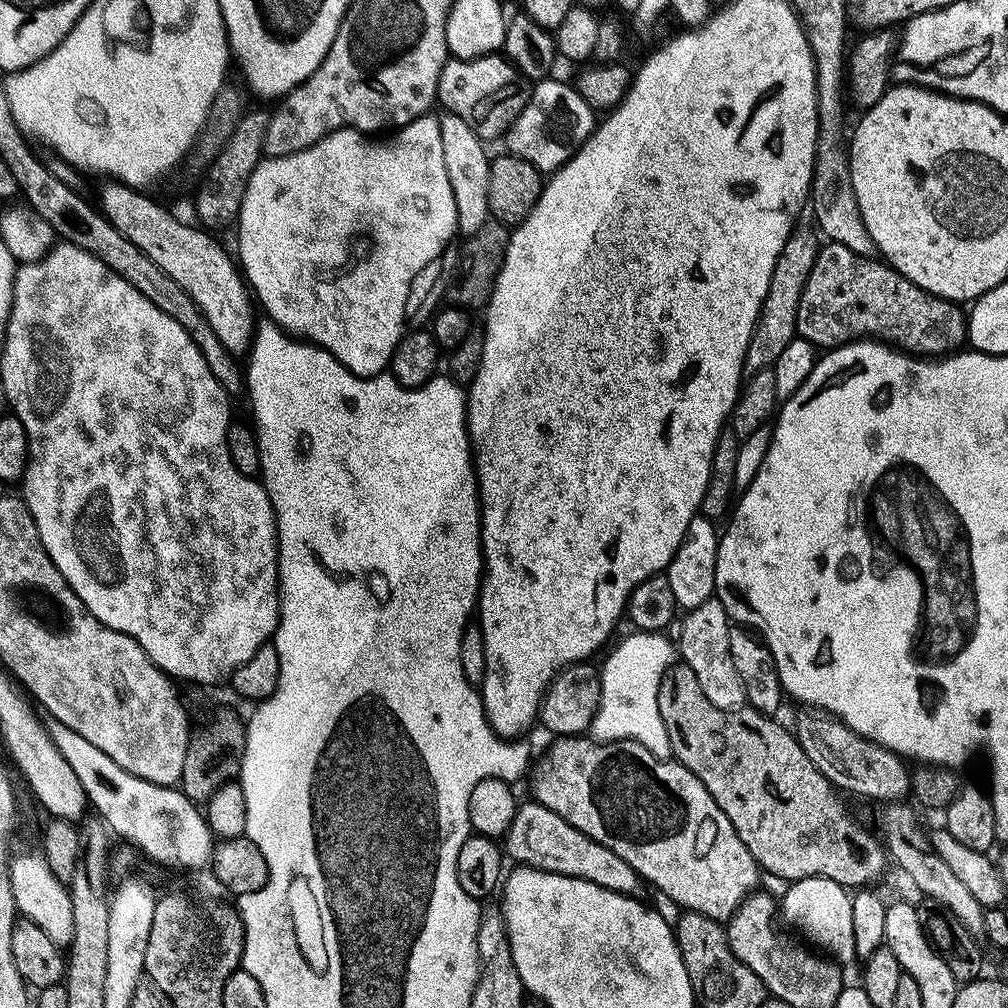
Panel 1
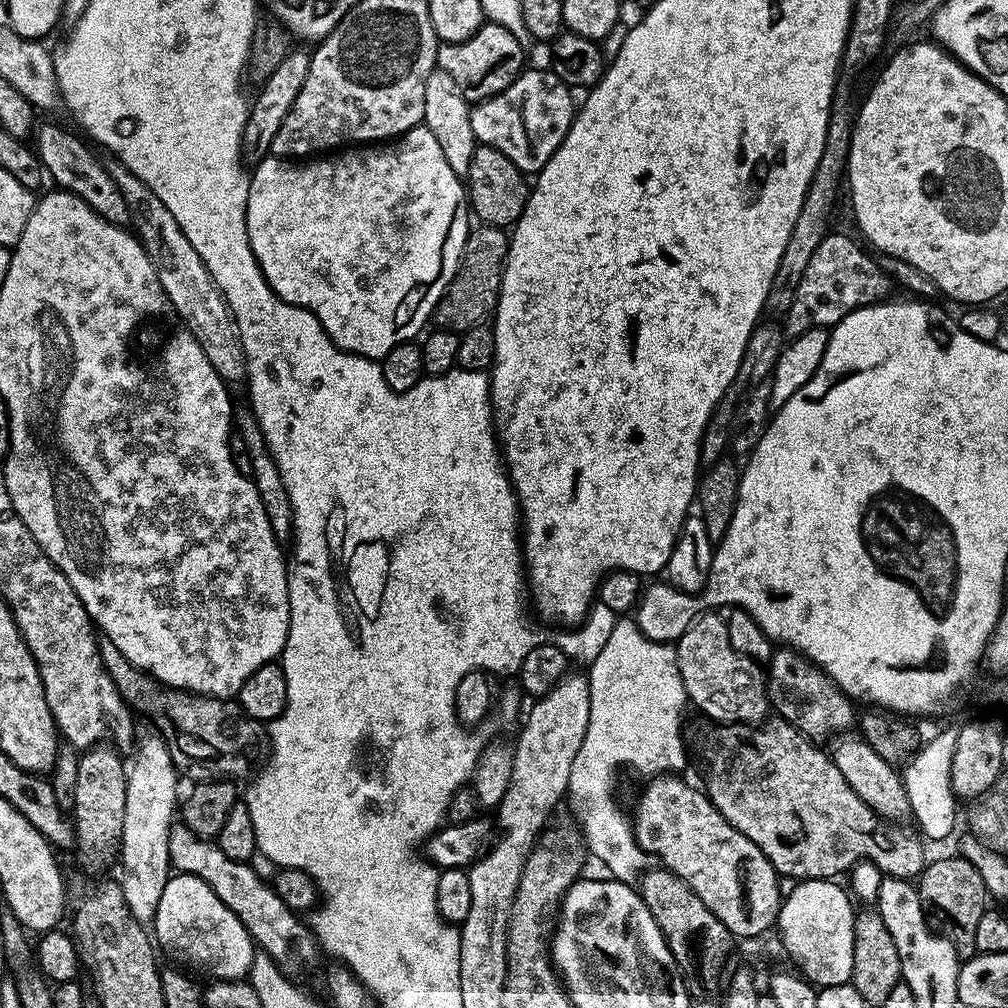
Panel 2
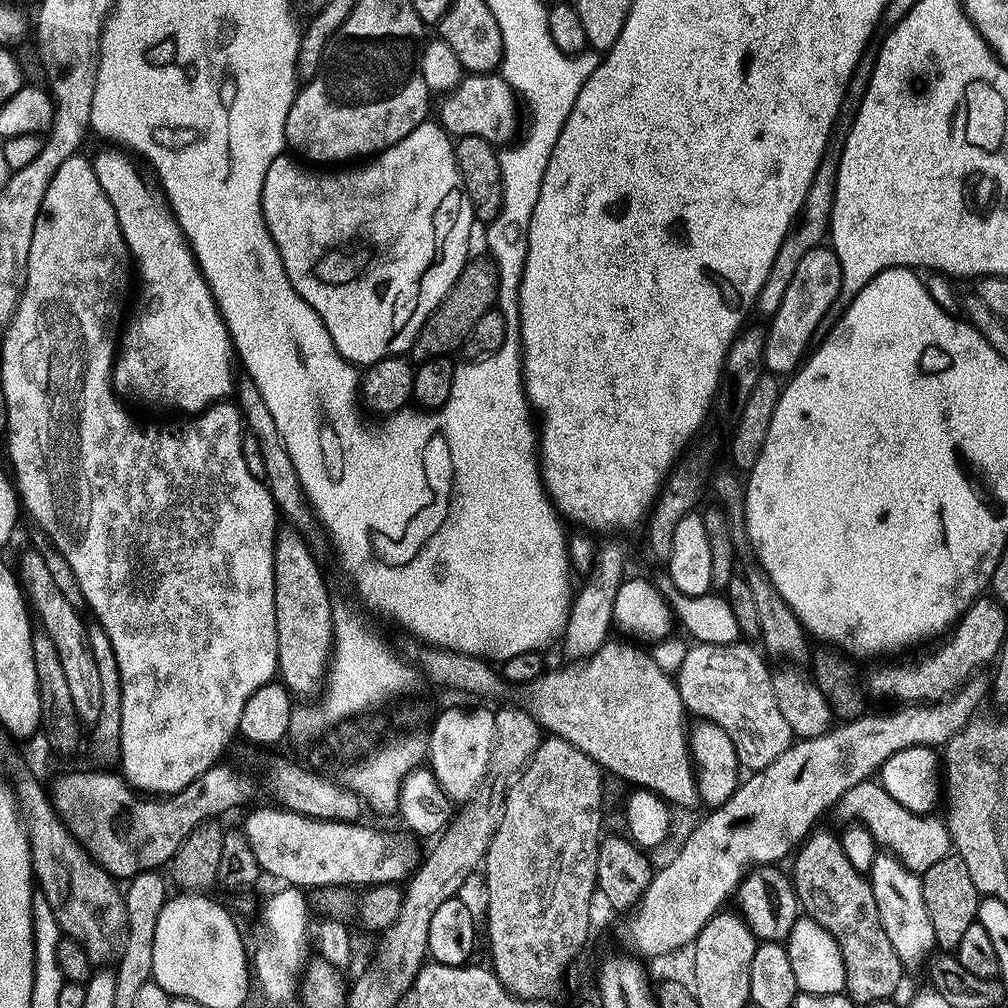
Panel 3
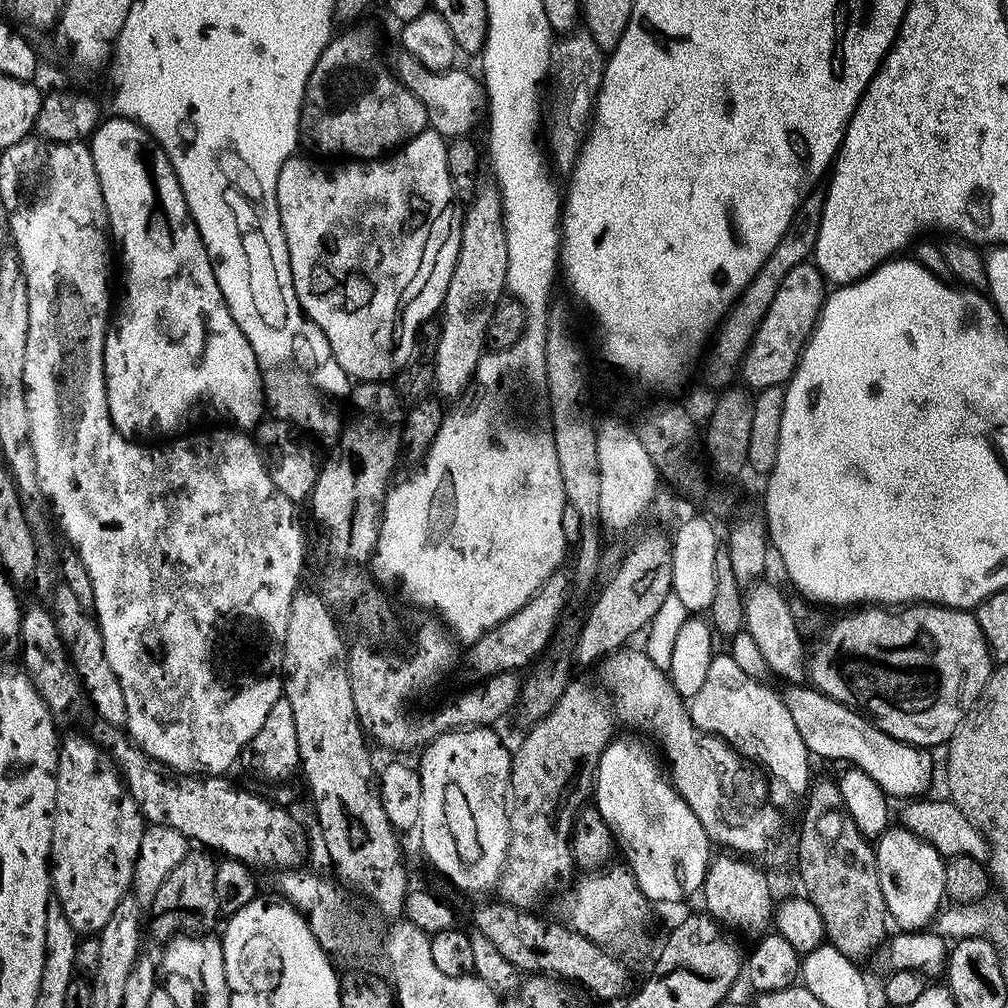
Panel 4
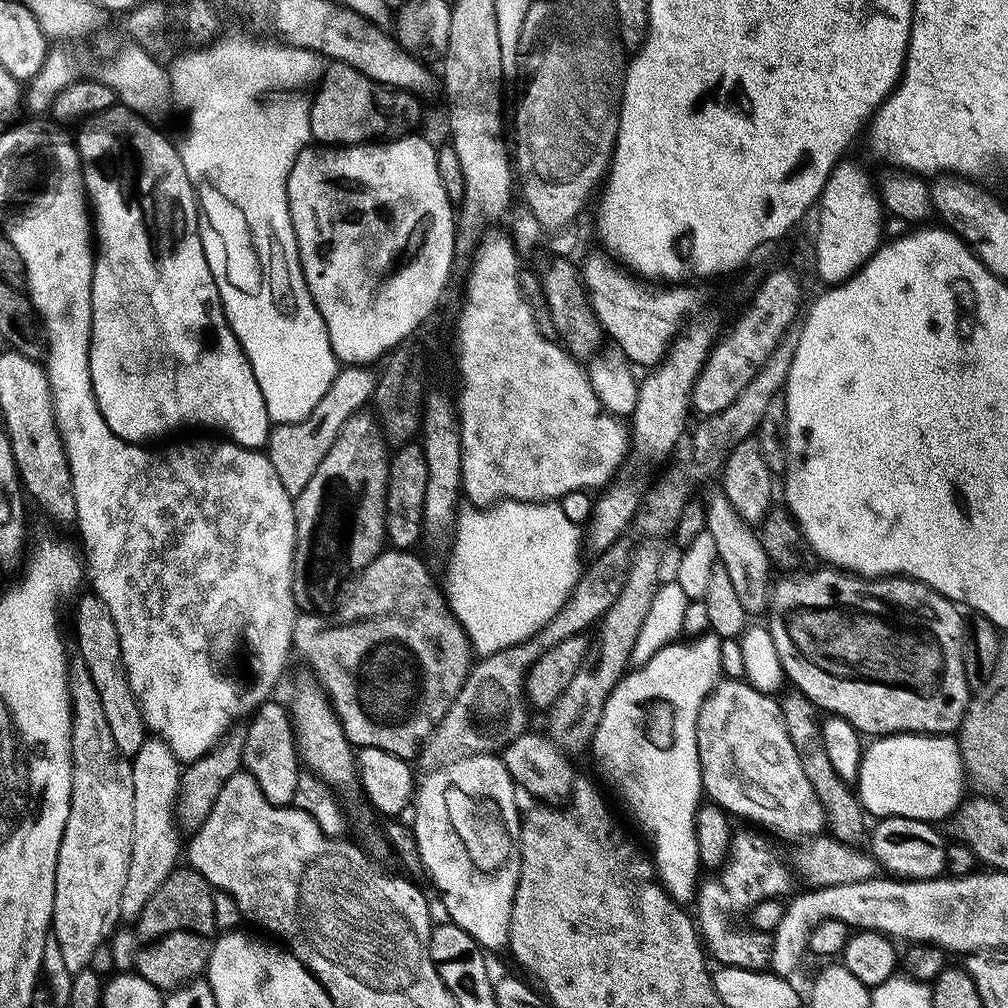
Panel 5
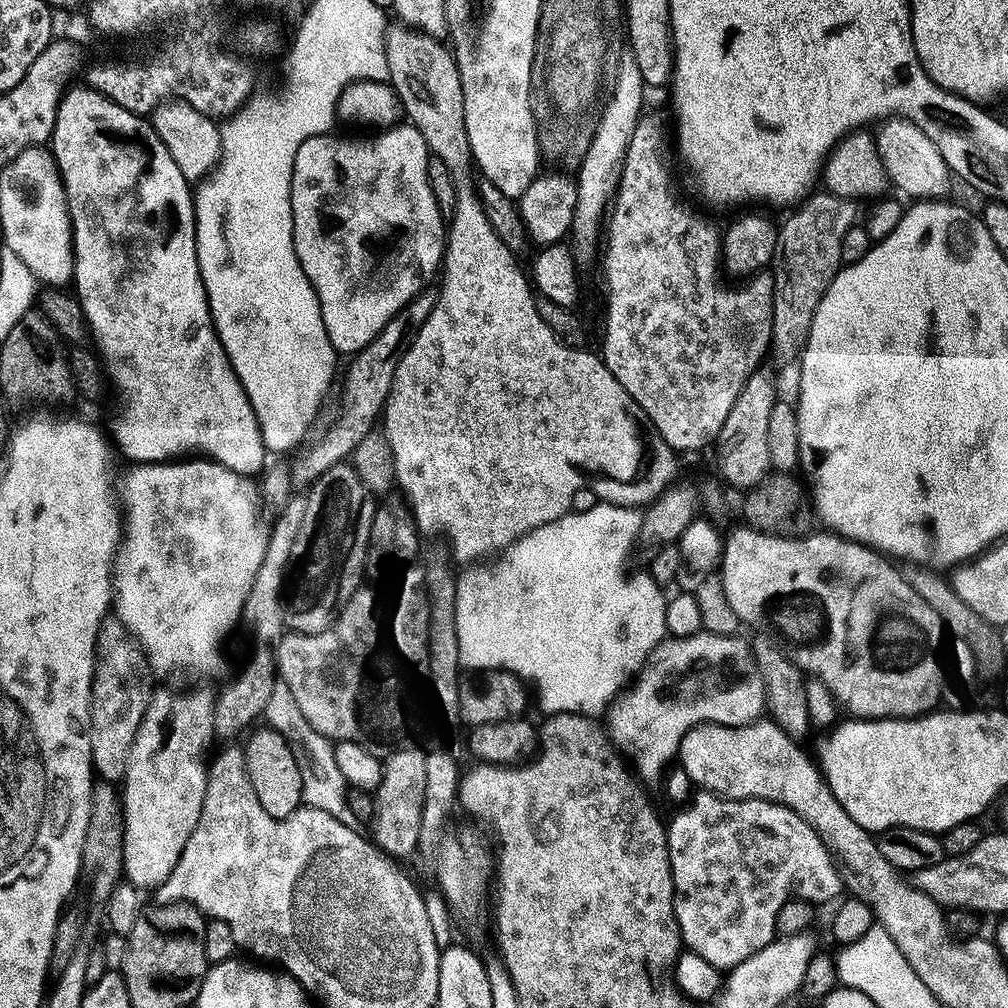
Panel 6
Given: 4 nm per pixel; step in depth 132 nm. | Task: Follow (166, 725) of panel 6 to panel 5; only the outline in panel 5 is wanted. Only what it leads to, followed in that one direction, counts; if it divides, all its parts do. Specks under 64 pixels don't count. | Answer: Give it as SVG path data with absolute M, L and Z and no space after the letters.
M155 738L145 739L142 750L138 750L136 756L131 757L131 766L134 776L134 832L133 852L130 854L130 868L123 887L120 919L124 922L134 922L142 914L142 906L150 902L150 897L166 882L167 878L177 867L176 859L182 856L181 833L176 822L176 798L180 794L181 761Z

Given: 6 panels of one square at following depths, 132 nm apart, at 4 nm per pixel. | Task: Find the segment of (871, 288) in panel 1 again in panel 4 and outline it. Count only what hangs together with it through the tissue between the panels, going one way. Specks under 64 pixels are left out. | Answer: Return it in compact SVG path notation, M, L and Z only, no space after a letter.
M805 262L794 266L782 286L778 286L778 294L774 294L774 302L770 302L770 310L766 310L766 318L758 326L752 339L752 345L744 360L740 363L738 376L749 389L779 388L787 385L796 372L796 363L804 352L816 322L824 308L826 277L816 269L815 263Z

